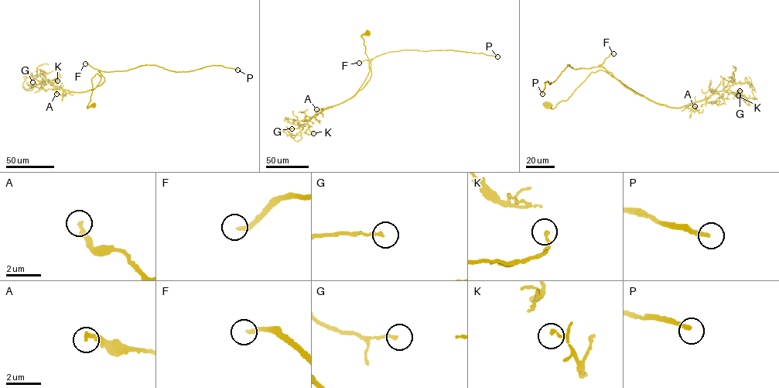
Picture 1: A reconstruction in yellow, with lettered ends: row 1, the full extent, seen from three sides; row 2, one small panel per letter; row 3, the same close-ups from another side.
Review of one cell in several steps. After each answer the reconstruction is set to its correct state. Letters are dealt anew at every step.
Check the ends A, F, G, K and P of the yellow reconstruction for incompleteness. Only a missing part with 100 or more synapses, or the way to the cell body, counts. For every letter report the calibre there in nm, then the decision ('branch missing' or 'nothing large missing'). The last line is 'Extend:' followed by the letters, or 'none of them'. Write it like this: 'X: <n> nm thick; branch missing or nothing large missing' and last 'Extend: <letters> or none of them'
A: 200 nm thick; nothing large missing
F: 190 nm thick; branch missing
G: 150 nm thick; nothing large missing
K: 110 nm thick; nothing large missing
P: 240 nm thick; branch missing
Extend: F, P

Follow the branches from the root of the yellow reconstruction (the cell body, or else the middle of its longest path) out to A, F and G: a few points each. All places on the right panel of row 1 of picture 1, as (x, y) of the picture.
A: (548, 105), (553, 108), (565, 101), (599, 70), (657, 104), (691, 104), (697, 110), (695, 106)
F: (548, 105), (553, 108), (565, 101), (592, 72), (599, 70), (648, 99), (625, 87), (602, 66), (613, 53)
G: (548, 105), (553, 108), (565, 101), (599, 70), (671, 108), (701, 101), (746, 78), (757, 99), (739, 90)

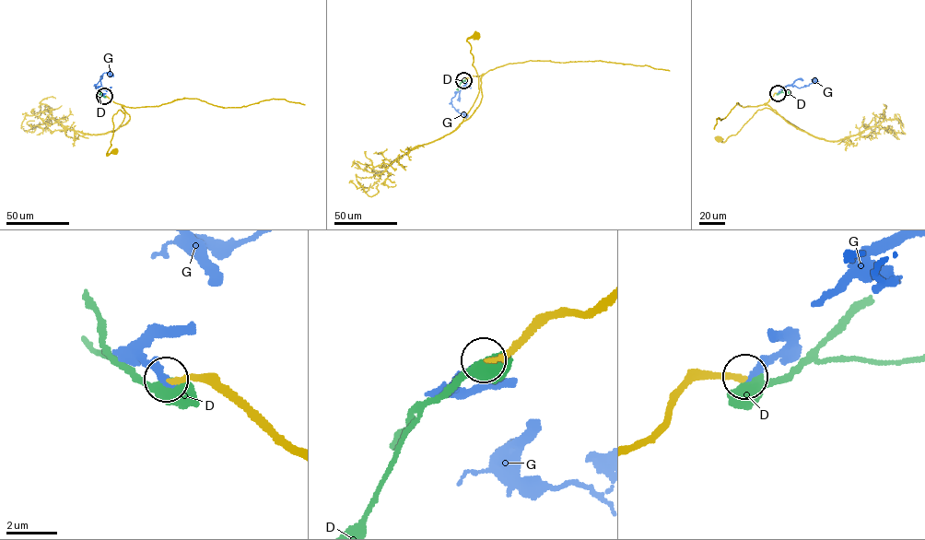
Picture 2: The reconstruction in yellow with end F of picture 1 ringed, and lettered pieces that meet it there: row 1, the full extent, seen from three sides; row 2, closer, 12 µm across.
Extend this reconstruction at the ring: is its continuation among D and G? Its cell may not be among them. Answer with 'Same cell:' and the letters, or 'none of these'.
Same cell: none of these

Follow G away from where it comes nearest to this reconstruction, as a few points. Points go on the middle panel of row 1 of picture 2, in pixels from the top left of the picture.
G: (464, 80), (466, 83), (451, 100), (452, 106), (465, 115), (465, 118)

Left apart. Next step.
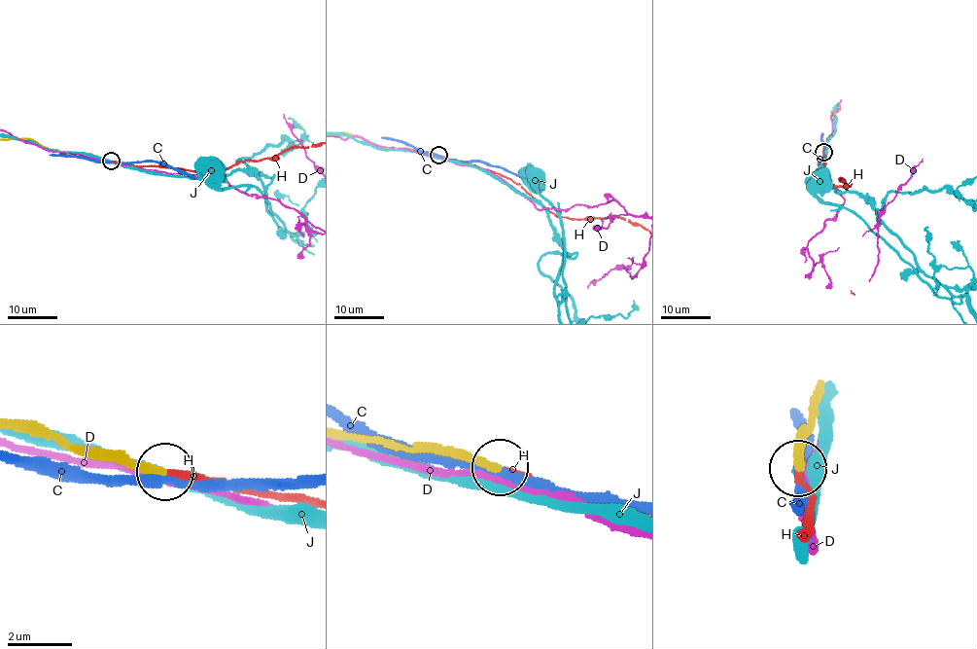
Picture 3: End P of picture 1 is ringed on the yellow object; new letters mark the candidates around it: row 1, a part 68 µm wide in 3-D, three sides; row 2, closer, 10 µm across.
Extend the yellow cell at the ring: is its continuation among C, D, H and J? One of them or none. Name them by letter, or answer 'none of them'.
H

